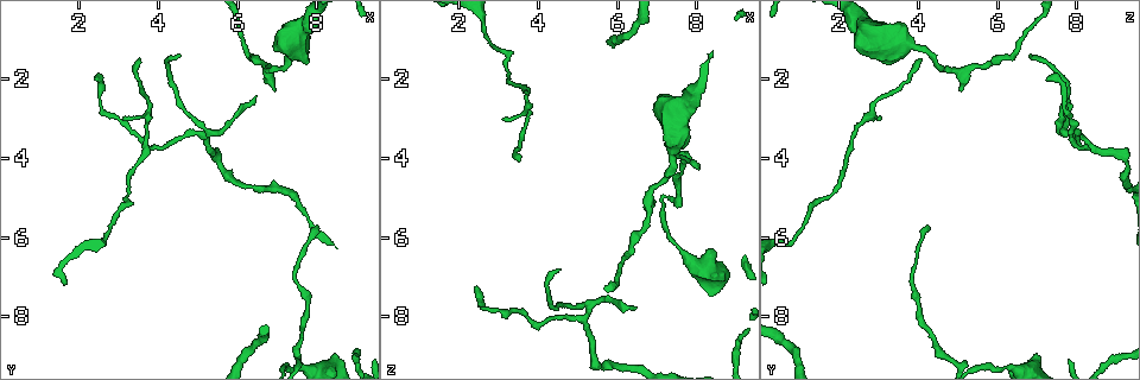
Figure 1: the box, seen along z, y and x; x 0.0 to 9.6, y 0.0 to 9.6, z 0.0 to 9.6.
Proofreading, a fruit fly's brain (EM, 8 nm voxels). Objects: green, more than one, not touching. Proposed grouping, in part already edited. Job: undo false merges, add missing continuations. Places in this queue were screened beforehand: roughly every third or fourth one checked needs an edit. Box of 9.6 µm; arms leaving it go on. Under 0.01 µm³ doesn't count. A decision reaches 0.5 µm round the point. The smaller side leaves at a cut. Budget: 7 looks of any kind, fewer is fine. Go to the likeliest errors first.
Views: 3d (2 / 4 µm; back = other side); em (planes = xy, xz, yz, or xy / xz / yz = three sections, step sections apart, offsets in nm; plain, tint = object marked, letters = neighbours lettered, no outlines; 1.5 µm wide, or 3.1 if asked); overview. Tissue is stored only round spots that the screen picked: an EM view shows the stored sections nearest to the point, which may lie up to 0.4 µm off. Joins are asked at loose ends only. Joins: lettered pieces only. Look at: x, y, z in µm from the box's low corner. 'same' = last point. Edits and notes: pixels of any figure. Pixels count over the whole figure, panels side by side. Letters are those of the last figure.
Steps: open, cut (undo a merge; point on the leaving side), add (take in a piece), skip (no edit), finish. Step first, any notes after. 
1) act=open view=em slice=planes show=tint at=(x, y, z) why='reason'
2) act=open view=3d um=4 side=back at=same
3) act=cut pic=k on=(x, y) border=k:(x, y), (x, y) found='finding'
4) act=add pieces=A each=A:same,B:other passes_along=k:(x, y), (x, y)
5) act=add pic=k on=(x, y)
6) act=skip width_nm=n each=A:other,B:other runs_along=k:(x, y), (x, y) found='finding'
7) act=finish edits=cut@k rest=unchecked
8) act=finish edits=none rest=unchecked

act=open view=3d um=2 side=back at=(5.05, 3.45, 8.10) why='looks like a crossing'

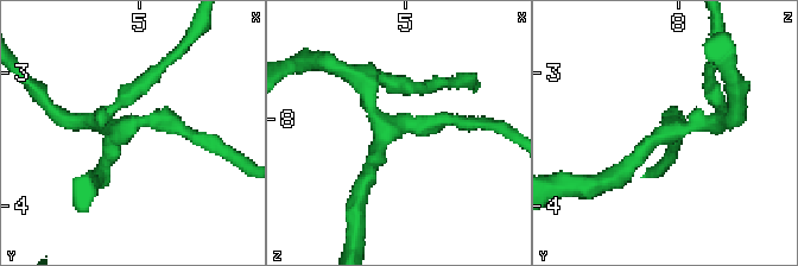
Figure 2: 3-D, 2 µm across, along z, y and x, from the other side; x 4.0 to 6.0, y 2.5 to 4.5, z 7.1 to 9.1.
act=open view=em slice=planes show=letters at=(5.12, 3.44, 8.08) arms=4

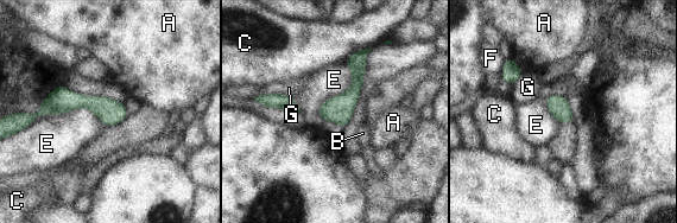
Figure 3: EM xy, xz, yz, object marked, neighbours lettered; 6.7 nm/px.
act=skip each=A:other,B:other,C:other,E:other,F:other,G:other found='one neuron here'

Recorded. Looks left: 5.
act=open view=em slice=planes show=plain at=(3.55, 1.50, 4.05) why='tapers out'

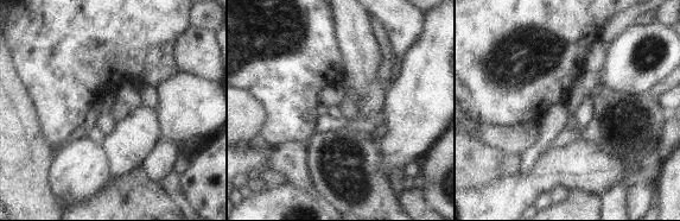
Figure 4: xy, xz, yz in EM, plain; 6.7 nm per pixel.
act=open view=em slice=planes show=letters at=same

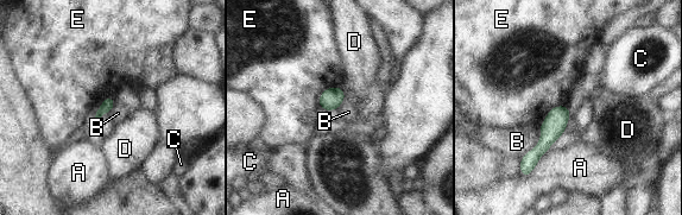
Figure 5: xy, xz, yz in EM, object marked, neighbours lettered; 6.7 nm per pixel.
act=skip longest_contact=B:260nm each=A:other,B:other,C:other,D:other,E:other found='no lettered piece goes on from it'

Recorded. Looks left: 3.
act=open view=3d um=2 at=(3.75, 3.25, 2.35) why='thin neck'

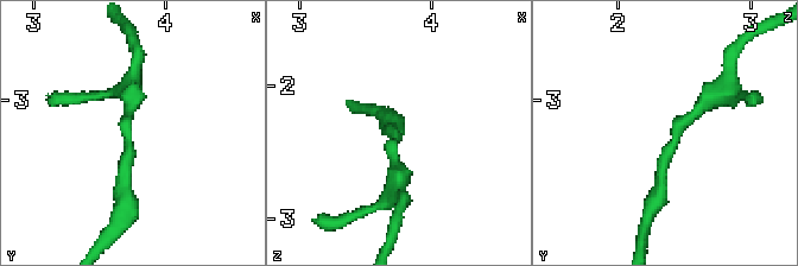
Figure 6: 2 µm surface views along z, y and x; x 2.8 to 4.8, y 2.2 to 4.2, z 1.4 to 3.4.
act=open view=em slice=yz step=4 show=letters at=(3.74, 3.22, 2.44)

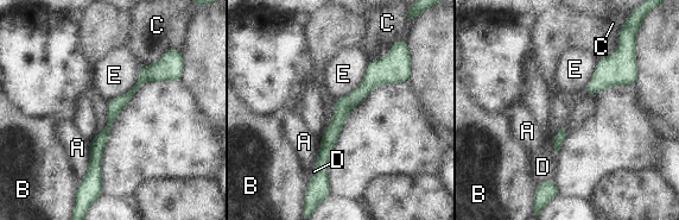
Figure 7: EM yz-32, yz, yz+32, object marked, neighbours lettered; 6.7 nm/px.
act=skip each=A:other,B:other,C:other,D:other,E:other runs_along=7:(388, 57), (341, 111), (323, 178) found='one neuron here'

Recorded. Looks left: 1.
act=finish edits=none rest=unchecked

